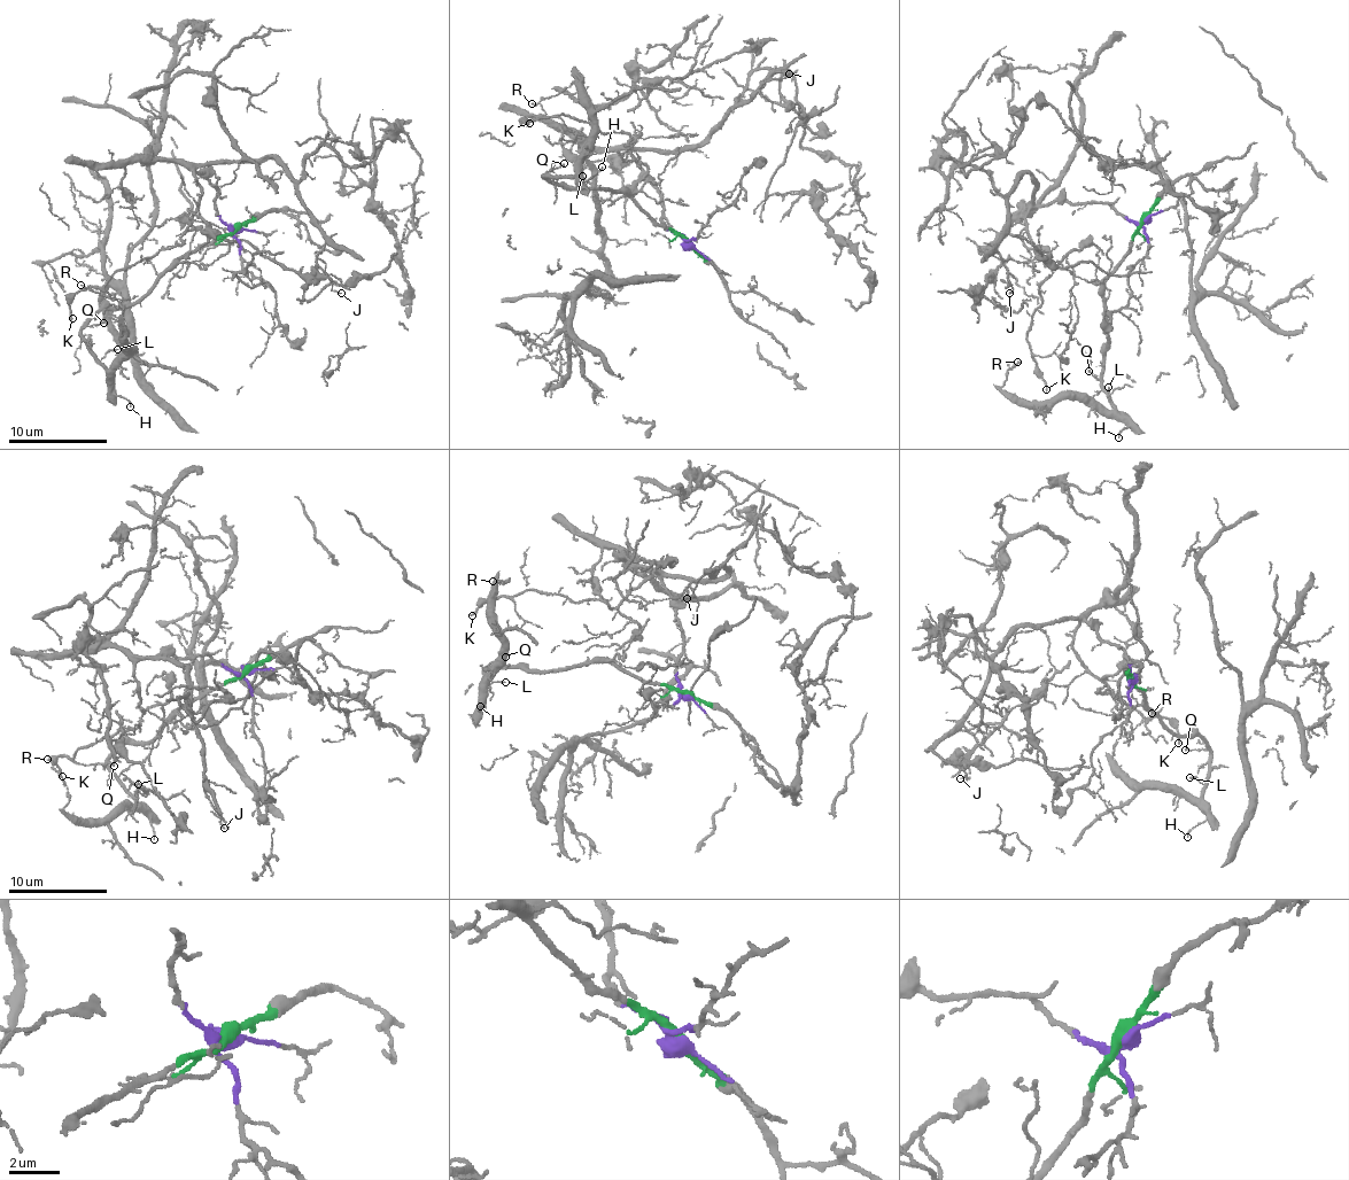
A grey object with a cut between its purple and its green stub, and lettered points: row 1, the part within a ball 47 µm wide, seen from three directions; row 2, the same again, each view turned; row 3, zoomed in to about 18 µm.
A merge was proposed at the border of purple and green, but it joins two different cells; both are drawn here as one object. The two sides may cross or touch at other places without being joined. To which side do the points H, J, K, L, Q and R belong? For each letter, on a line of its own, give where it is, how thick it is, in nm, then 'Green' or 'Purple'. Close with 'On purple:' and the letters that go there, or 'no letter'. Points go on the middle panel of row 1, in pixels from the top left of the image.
H: Place: (602, 167). Thickness 110 nm. Green
J: Place: (789, 74). Thickness 100 nm. Purple
K: Place: (529, 123). Thickness 150 nm. Purple
L: Place: (582, 176). Thickness 130 nm. Green
Q: Place: (564, 163). Thickness 110 nm. Green
R: Place: (532, 103). Thickness 100 nm. Green
On purple: J, K

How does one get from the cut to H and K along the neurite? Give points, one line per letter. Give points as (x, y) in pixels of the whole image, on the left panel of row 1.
H: (235, 228), (178, 262), (138, 300), (106, 307), (84, 327), (82, 339), (114, 391), (130, 406)
K: (235, 228), (216, 210), (218, 186), (193, 170), (201, 199), (183, 243), (74, 295), (72, 319)

